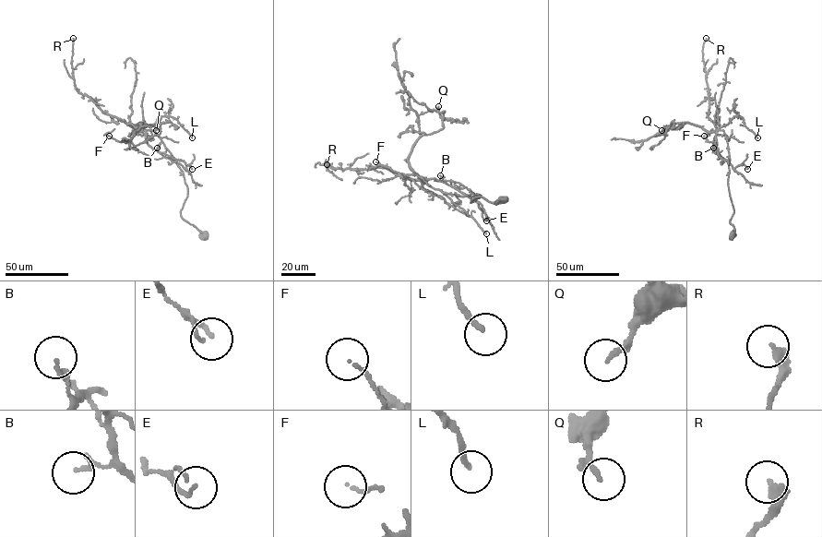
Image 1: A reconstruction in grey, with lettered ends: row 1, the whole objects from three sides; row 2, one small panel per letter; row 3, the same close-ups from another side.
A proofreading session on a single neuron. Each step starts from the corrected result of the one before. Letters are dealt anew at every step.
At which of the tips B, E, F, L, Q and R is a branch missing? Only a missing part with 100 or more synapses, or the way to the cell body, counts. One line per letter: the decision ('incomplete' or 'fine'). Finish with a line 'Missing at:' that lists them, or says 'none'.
B: fine
E: fine
F: fine
L: fine
Q: fine
R: fine
Missing at: none

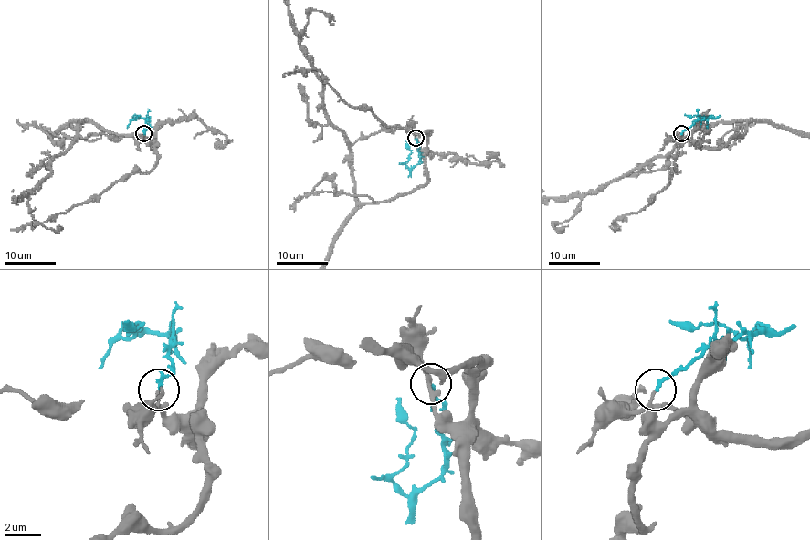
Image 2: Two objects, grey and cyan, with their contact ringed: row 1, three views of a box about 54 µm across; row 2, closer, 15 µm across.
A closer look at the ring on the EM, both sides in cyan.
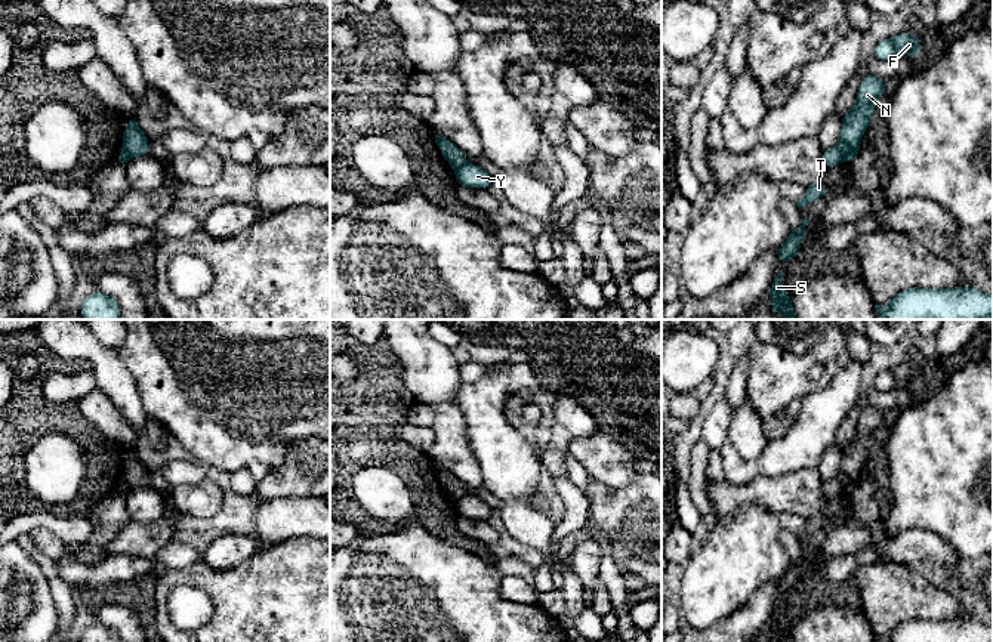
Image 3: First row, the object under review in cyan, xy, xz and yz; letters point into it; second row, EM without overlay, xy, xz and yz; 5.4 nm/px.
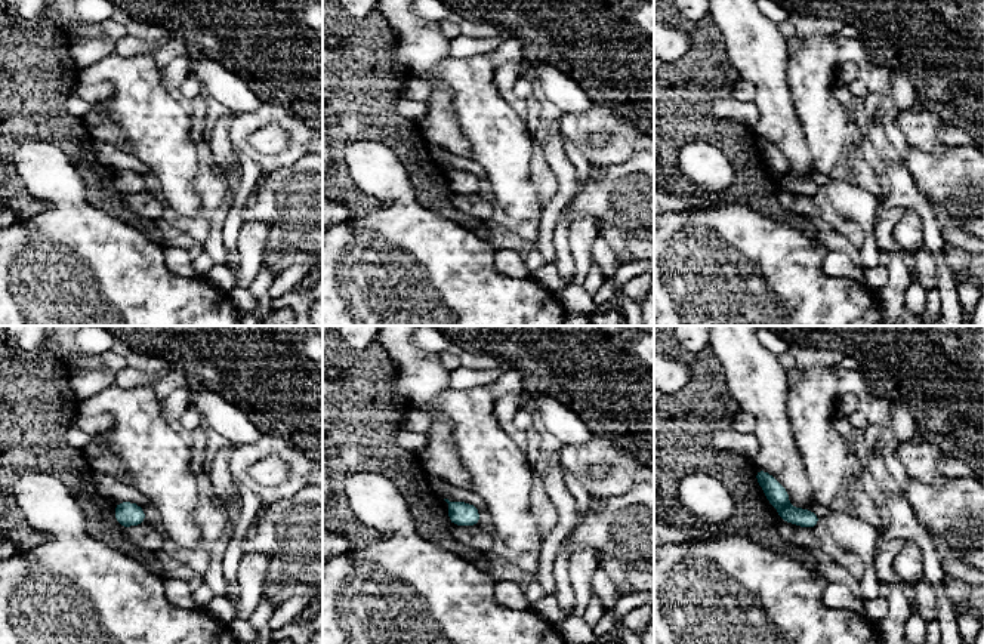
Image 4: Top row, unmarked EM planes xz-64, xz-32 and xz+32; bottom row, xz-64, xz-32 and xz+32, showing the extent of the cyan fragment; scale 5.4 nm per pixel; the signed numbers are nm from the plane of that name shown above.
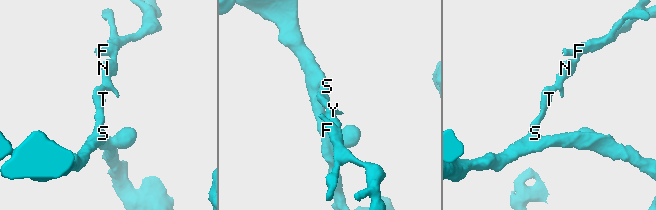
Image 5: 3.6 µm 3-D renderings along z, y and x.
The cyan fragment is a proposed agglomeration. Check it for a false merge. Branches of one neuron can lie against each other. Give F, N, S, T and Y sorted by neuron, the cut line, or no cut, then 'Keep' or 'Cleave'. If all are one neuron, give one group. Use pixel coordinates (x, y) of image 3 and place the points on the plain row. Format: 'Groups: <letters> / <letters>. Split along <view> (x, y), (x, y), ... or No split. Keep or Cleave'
Groups: F N Y / S T. Split along yz (836, 478), (844, 490). Cleave

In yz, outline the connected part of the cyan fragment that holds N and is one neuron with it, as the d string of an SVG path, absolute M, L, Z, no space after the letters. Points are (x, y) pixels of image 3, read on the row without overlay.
M866 407L858 419L854 438L842 447L838 479L848 494L857 490L860 472L872 453L873 436L885 425L885 411Z

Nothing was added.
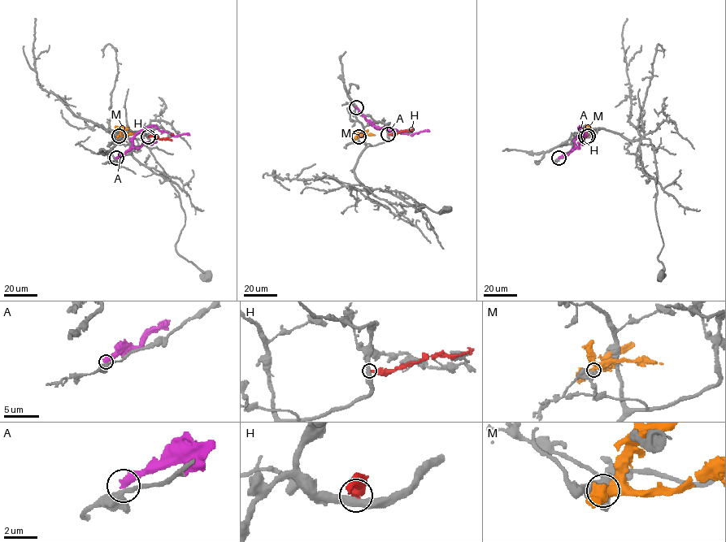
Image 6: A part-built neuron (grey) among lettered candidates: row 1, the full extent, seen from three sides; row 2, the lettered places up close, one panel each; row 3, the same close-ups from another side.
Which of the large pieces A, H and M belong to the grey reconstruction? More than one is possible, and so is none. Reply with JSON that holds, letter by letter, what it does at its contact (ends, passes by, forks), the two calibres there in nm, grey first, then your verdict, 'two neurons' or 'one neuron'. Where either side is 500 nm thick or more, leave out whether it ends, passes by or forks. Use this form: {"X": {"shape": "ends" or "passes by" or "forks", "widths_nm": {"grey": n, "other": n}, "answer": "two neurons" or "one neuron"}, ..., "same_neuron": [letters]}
{"A": {"widths_nm": {"grey": 380, "other": 550}, "answer": "two neurons"}, "H": {"shape": "ends", "widths_nm": {"grey": 460, "other": 320}, "answer": "two neurons"}, "M": {"widths_nm": {"grey": 800, "other": 400}, "answer": "two neurons"}, "same_neuron": []}

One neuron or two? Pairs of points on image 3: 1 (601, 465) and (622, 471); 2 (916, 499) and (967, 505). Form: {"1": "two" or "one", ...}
{"1": "one", "2": "one"}

